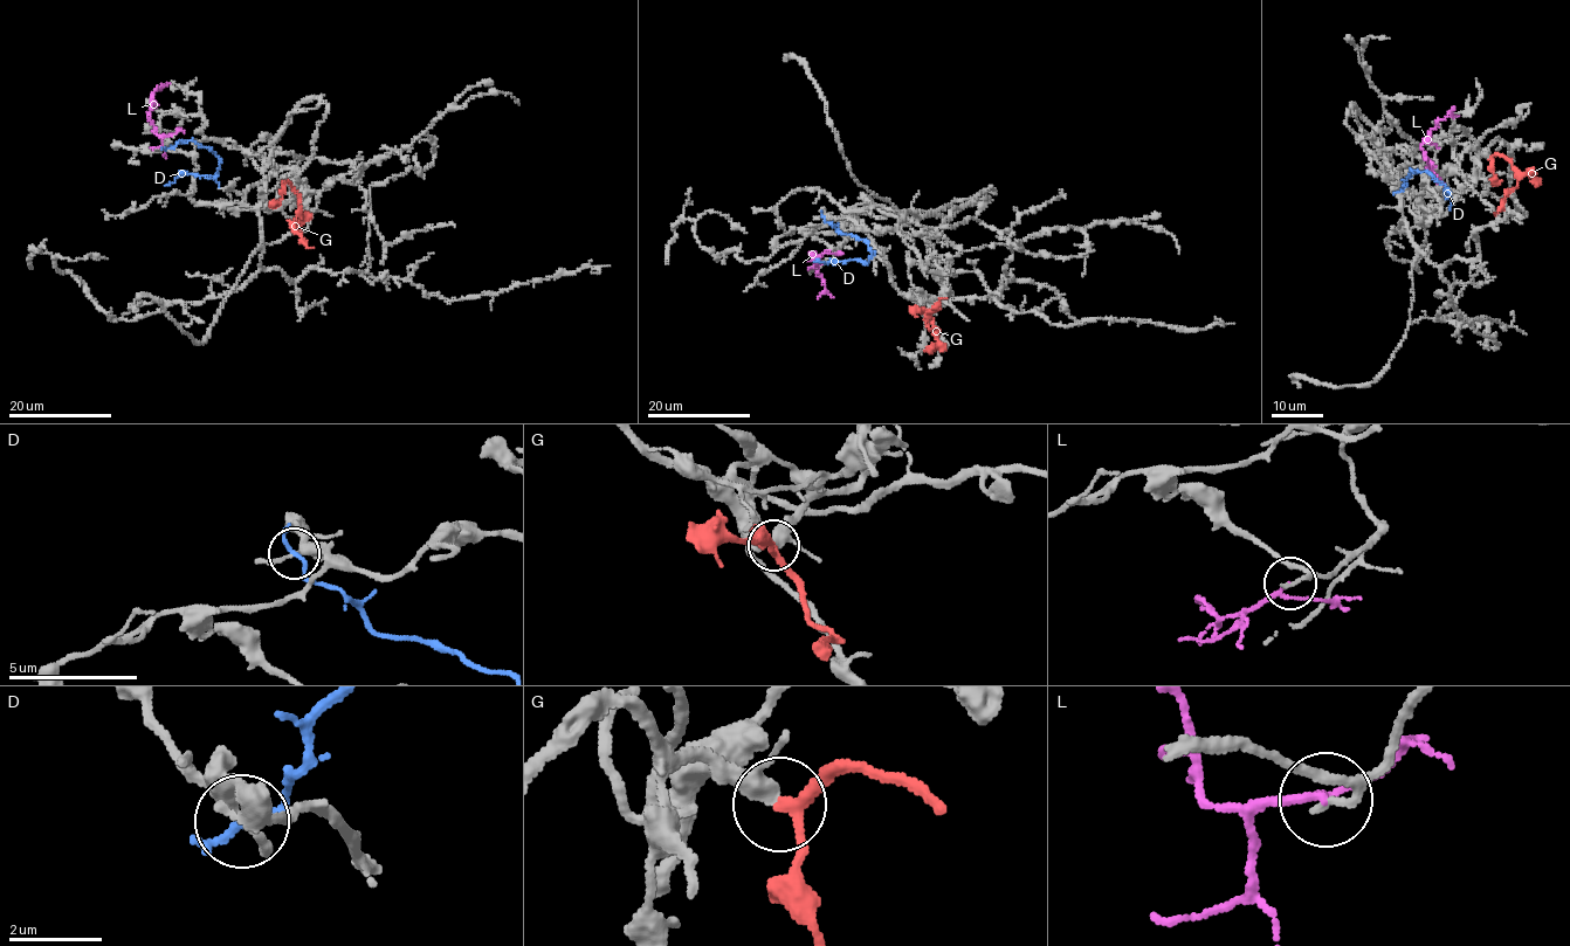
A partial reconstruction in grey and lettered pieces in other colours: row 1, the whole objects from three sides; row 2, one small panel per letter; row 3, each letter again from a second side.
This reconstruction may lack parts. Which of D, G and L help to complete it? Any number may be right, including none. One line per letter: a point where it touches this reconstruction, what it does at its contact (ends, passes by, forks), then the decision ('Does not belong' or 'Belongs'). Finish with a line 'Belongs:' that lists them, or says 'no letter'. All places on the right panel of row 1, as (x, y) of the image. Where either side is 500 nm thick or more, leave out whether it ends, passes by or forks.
D: Touches grey at (1398, 191). It passes by. Does not belong
G: Touches grey at (1489, 158). It passes by. Belongs
L: Touches grey at (1425, 167). It passes by. Does not belong
Belongs: G

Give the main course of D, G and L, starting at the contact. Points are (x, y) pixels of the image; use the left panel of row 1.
D: (163, 147), (195, 142), (214, 153), (221, 163), (213, 177), (180, 173), (173, 183), (164, 185)
G: (282, 181), (289, 183), (297, 193), (298, 205), (290, 222), (308, 247), (314, 248)
L: (170, 136), (156, 135), (150, 121), (155, 90), (170, 84)

